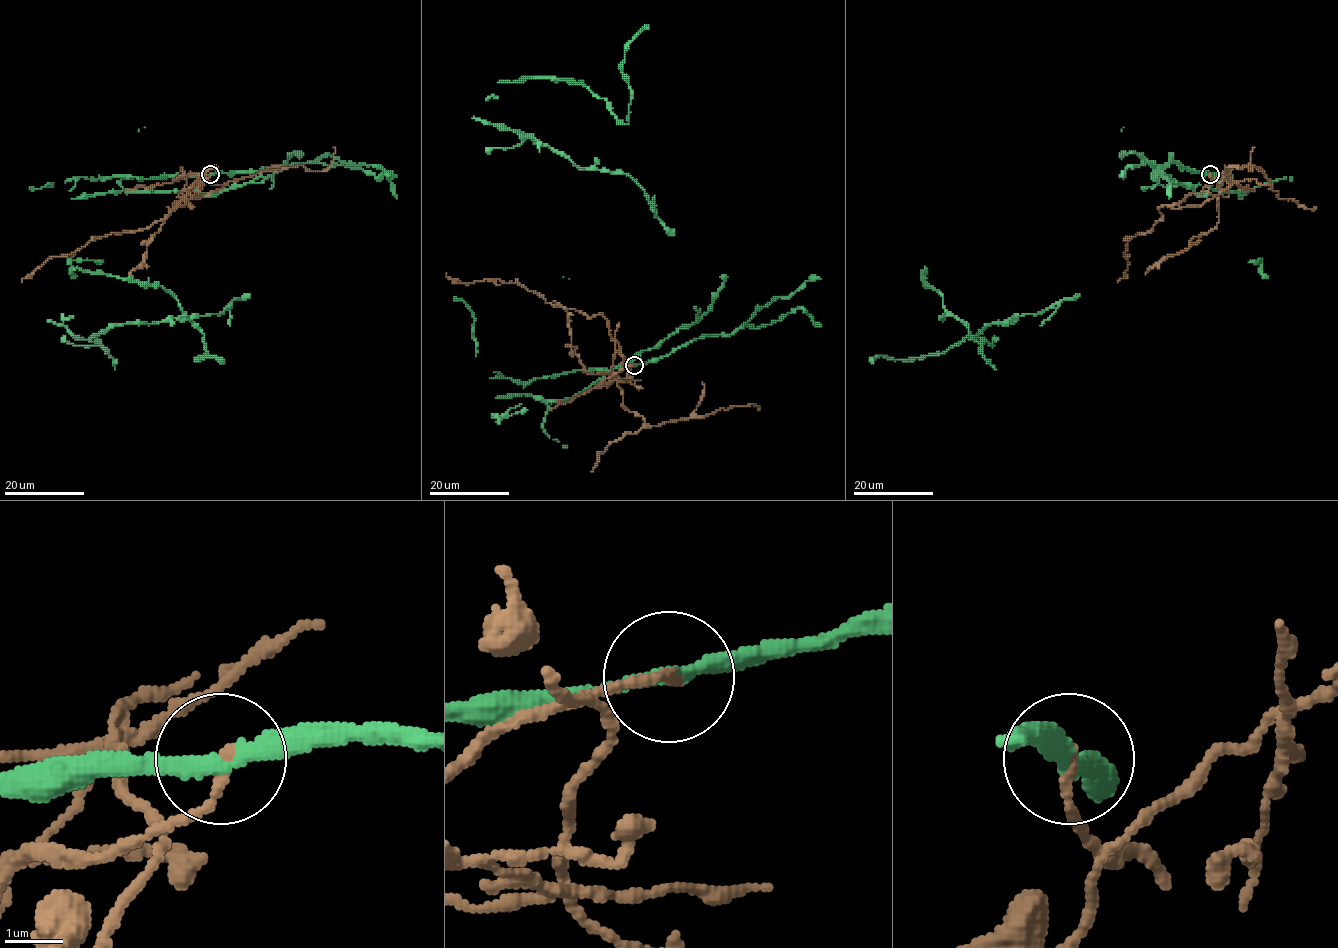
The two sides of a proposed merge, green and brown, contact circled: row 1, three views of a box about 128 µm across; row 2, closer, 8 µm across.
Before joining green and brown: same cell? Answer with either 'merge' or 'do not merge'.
do not merge

